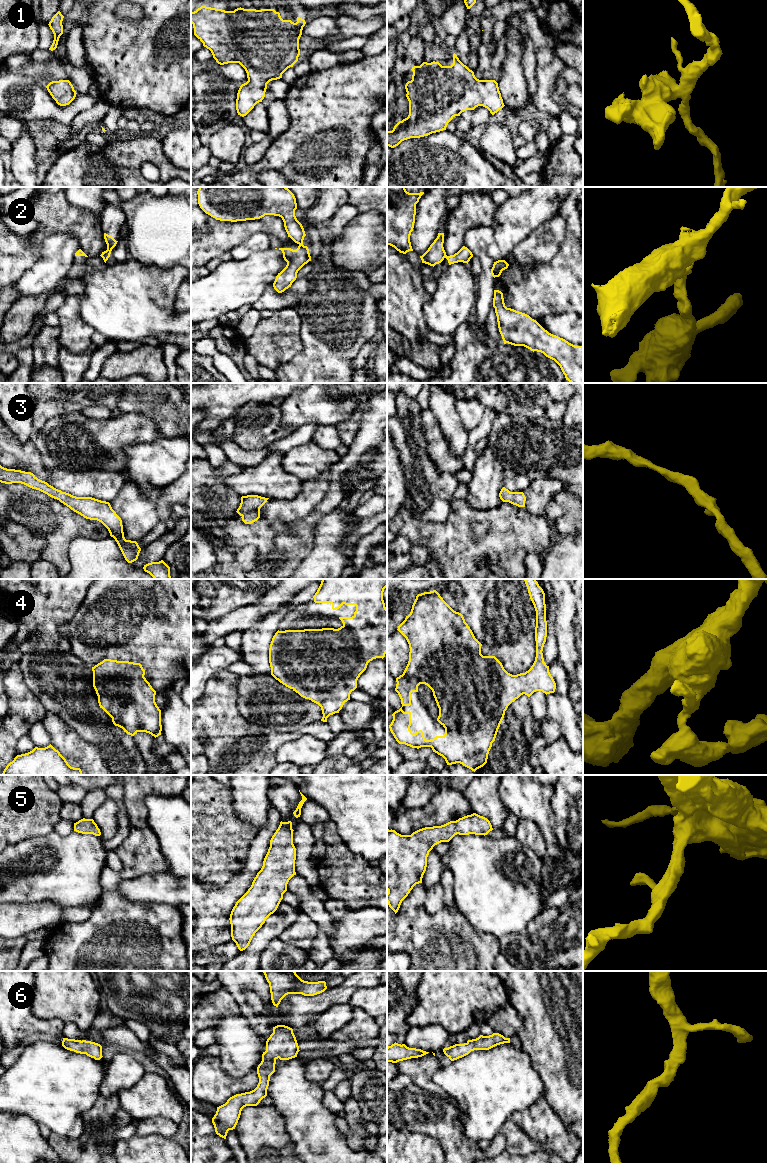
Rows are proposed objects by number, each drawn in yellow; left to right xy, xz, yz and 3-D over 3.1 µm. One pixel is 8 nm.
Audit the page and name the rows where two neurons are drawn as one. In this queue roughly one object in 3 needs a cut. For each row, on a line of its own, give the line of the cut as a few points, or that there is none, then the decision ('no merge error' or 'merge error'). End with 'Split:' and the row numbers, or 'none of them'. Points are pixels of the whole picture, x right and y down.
1: no cut | no merge error
2: xz (299, 244), (302, 245) | merge error
3: no cut | no merge error
4: no cut | no merge error
5: no cut | no merge error
6: no cut | no merge error
Split: 2

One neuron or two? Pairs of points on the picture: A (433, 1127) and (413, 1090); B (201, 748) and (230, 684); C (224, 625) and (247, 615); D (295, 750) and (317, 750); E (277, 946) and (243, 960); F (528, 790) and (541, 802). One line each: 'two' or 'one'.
A: one
B: one
C: one
D: one
E: two
F: one

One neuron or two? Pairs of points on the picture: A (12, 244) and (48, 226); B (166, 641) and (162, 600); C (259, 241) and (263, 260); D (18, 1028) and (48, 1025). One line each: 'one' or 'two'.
A: one
B: two
C: two
D: one

